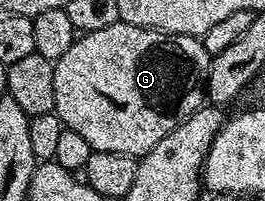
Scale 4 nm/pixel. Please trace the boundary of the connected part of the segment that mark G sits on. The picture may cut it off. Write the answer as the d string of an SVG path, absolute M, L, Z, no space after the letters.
M113 20L110 21L107 28L82 33L77 41L71 44L71 48L67 48L67 52L63 52L63 56L59 56L59 60L53 63L55 72L53 108L61 118L65 129L79 132L79 136L83 136L83 140L87 140L87 144L94 151L119 152L140 160L145 157L147 152L151 152L151 148L155 148L155 144L159 144L159 140L163 140L163 136L167 136L167 132L171 132L180 122L187 120L196 110L201 109L207 98L205 78L209 74L210 61L211 55L207 52L207 48L203 48L200 37L191 34L165 34L161 30L148 30L142 26L132 26L120 20Z

